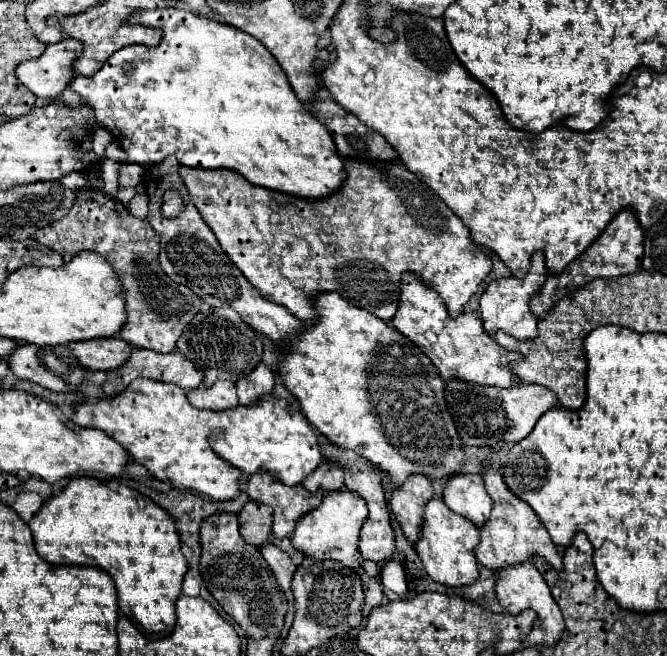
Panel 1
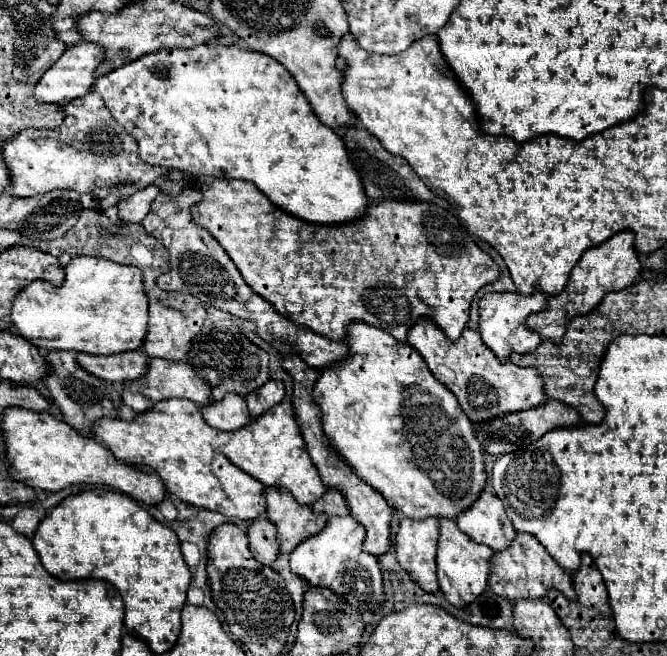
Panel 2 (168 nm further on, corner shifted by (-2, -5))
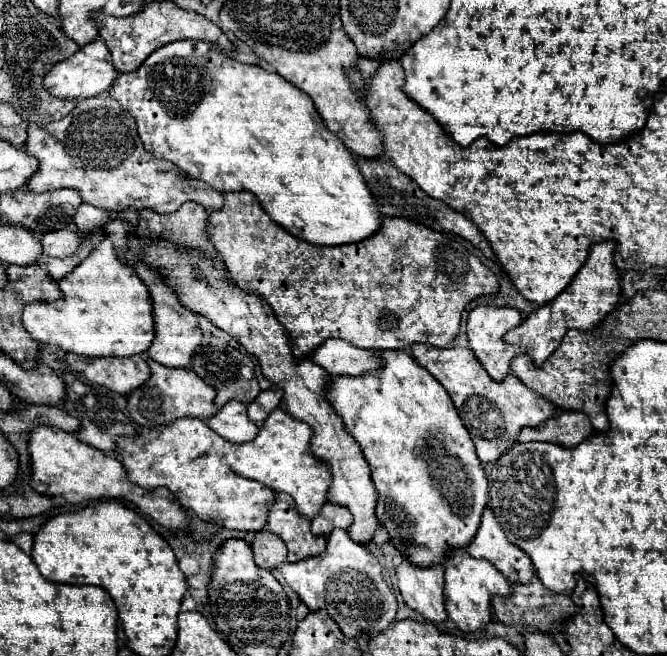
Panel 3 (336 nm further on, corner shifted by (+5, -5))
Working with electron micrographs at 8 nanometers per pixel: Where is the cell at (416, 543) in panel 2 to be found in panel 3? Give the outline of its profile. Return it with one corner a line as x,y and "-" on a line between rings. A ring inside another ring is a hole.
406,560
398,566
398,590
408,608
422,614
434,624
448,620
444,610
444,568
420,568

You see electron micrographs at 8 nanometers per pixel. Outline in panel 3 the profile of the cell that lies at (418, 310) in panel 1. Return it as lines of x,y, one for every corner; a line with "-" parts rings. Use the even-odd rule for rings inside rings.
414,344
412,356
450,394
464,426
476,444
476,454
482,464
494,464
500,460
500,456
516,444
522,428
540,426
558,412
552,402
526,388
514,374
508,374
504,382
492,380
482,364
478,364
470,348
434,348
426,344

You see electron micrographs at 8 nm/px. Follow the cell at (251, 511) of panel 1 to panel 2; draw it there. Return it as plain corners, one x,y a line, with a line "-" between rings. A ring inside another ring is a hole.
257,518
247,528
249,550
253,558
265,566
271,566
279,554
279,544
275,540
275,534
277,534
277,528
267,518

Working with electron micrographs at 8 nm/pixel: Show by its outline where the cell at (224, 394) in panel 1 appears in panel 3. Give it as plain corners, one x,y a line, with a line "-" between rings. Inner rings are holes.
236,400
224,404
218,410
218,414
212,416
212,420
206,420
206,424
222,438
230,442
240,442
240,444
254,440
256,432
260,432
260,428
248,420
246,404

